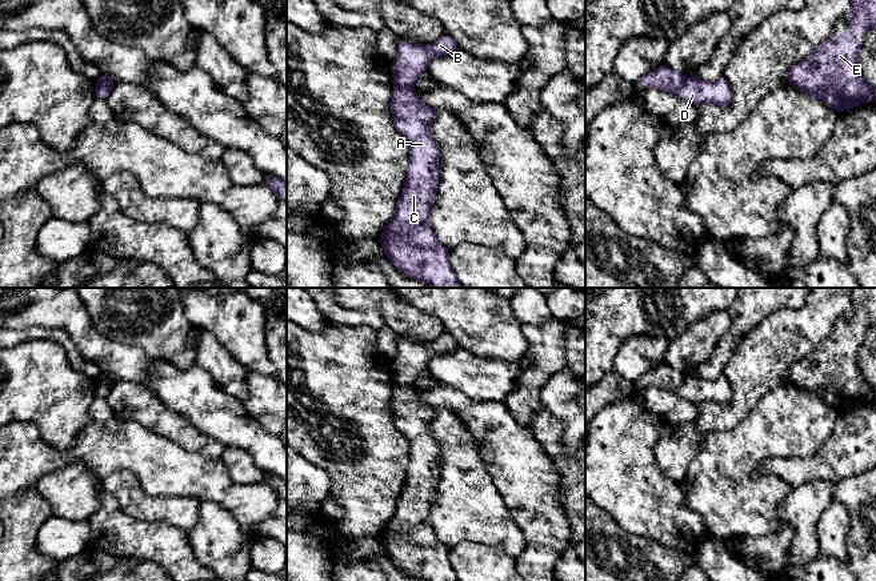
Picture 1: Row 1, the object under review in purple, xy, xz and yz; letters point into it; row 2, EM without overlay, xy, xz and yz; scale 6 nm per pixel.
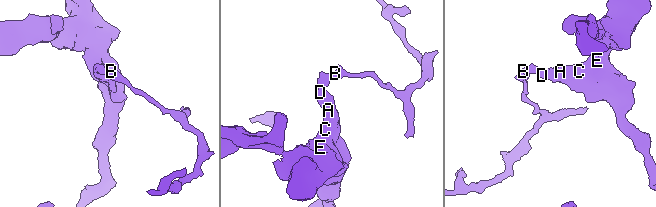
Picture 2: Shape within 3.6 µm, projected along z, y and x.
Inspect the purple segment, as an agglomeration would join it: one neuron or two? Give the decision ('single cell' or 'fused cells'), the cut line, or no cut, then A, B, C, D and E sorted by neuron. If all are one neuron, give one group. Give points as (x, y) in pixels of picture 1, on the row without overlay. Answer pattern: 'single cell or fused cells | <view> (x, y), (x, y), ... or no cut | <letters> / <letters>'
fused cells | xz (395, 383), (411, 385) | A C D E / B

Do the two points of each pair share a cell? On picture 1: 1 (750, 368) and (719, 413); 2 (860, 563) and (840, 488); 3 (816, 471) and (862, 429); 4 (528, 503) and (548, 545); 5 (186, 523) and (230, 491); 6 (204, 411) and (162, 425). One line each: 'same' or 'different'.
1: same
2: same
3: same
4: same
5: different
6: different

